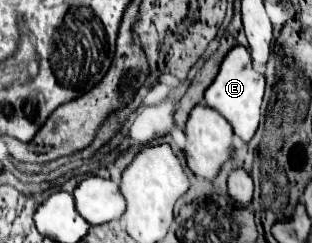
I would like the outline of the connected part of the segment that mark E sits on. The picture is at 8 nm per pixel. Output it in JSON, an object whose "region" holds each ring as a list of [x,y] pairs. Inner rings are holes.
{"region":[[[233,46],[223,58],[217,76],[205,90],[205,102],[207,106],[215,108],[233,126],[233,132],[241,140],[249,142],[259,126],[259,104],[263,102],[263,86],[265,86],[265,78],[253,68],[249,50],[243,46]]]}

